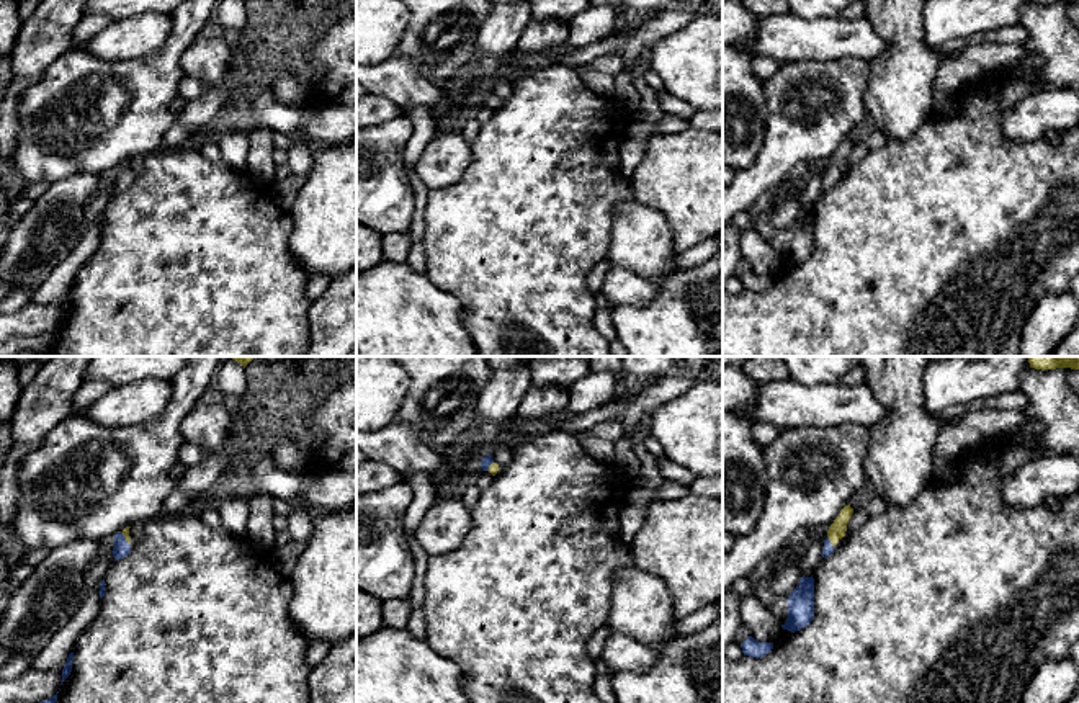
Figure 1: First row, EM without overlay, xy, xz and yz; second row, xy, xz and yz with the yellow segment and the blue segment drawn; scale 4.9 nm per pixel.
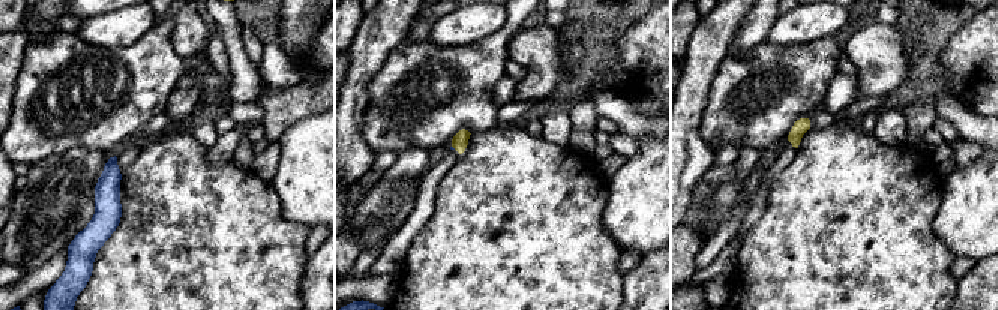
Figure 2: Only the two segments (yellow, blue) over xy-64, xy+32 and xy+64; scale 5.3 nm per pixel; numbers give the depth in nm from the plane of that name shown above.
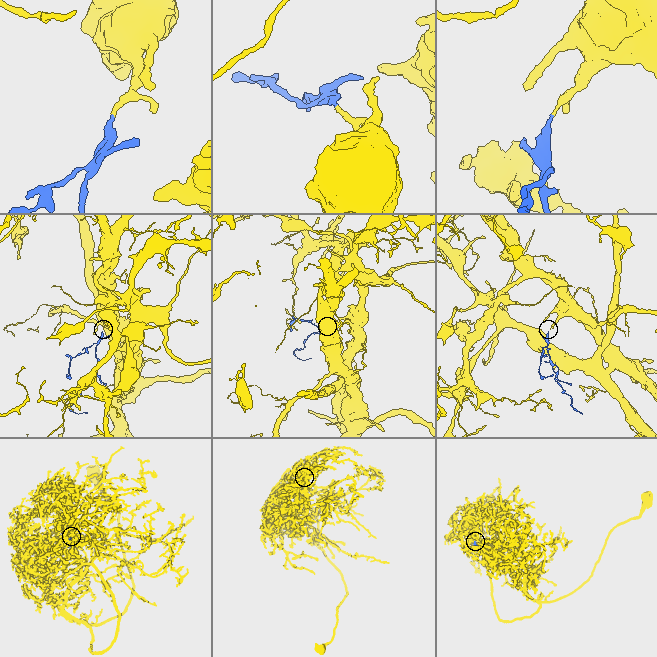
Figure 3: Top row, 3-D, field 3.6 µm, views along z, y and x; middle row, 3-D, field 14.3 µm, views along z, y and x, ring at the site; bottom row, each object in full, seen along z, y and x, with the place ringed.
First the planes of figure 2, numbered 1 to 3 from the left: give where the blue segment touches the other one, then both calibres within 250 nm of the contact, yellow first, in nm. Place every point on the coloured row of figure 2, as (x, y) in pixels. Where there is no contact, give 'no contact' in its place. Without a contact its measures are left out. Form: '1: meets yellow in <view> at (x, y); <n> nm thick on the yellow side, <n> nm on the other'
1: no contact
2: meets yellow in xy+32 at (453, 147); 90 nm thick on the yellow side, 20 nm on the other
3: no contact

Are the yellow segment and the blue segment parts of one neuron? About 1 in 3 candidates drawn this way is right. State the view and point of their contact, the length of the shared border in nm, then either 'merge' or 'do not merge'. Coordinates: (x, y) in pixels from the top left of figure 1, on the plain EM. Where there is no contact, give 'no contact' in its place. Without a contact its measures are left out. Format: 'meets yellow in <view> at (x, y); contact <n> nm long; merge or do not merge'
meets yellow in yz at (829, 174); contact 60 nm long; merge

